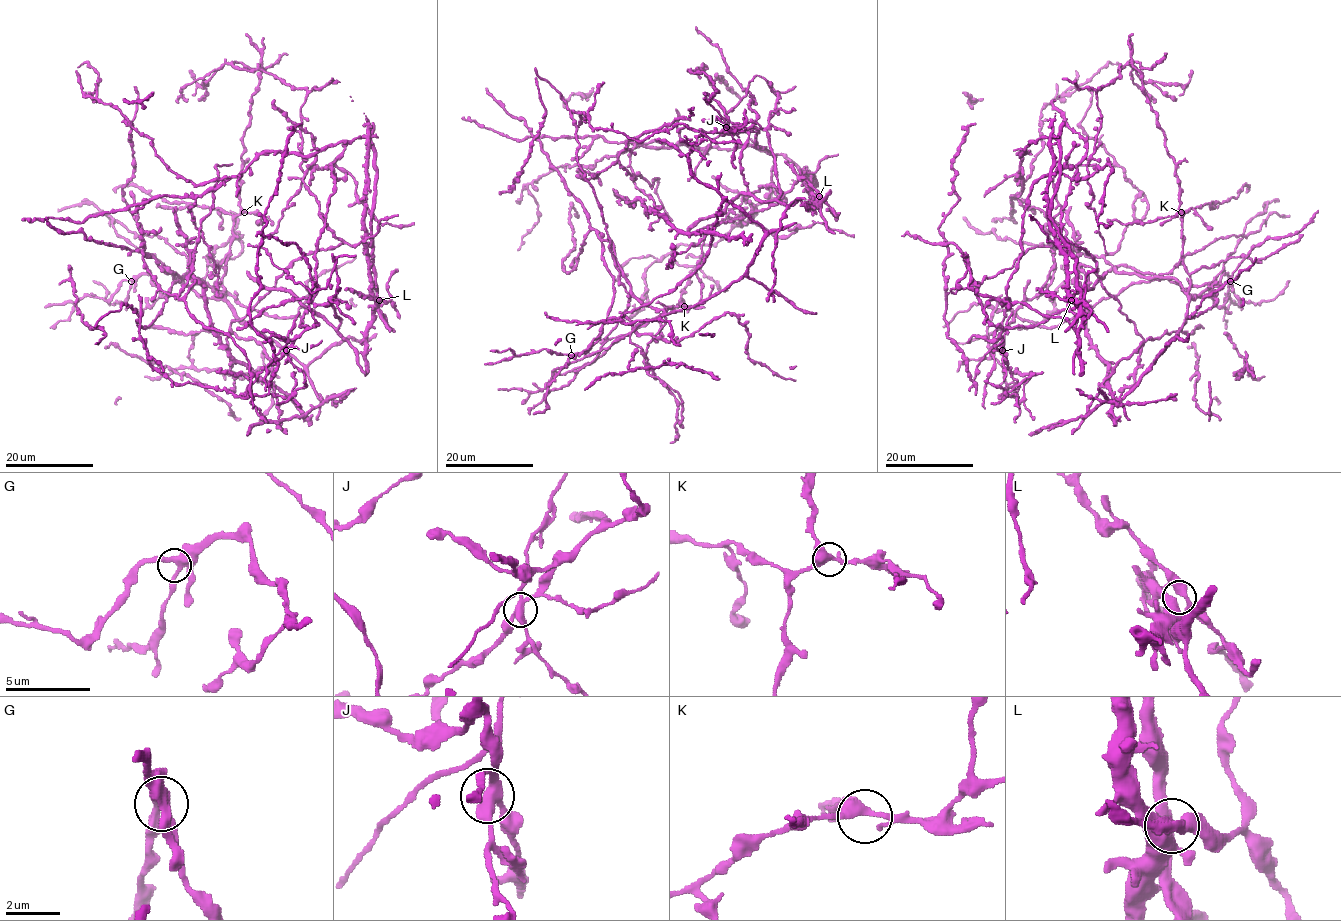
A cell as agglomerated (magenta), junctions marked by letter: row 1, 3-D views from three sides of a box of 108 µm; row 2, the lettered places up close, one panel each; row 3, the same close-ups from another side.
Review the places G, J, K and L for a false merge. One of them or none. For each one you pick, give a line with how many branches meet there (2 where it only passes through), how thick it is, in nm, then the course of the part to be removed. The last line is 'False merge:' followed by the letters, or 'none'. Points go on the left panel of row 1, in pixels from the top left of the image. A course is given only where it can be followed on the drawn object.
J: 4 | 360 nm | (285, 350), (287, 345), (266, 367), (265, 391)
False merge: J

